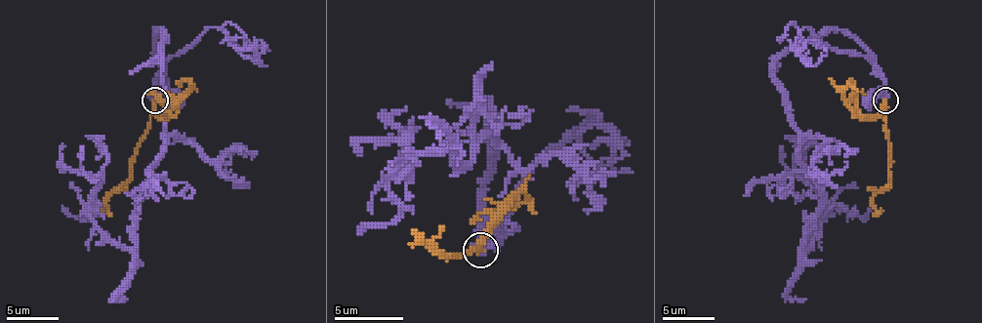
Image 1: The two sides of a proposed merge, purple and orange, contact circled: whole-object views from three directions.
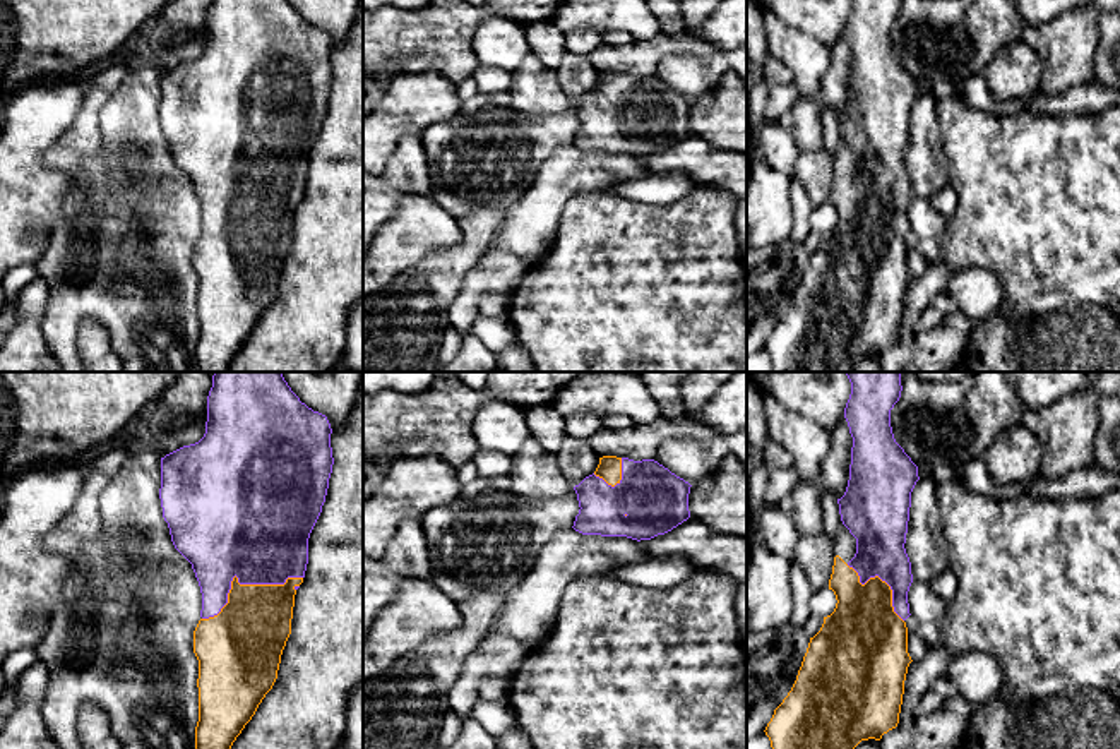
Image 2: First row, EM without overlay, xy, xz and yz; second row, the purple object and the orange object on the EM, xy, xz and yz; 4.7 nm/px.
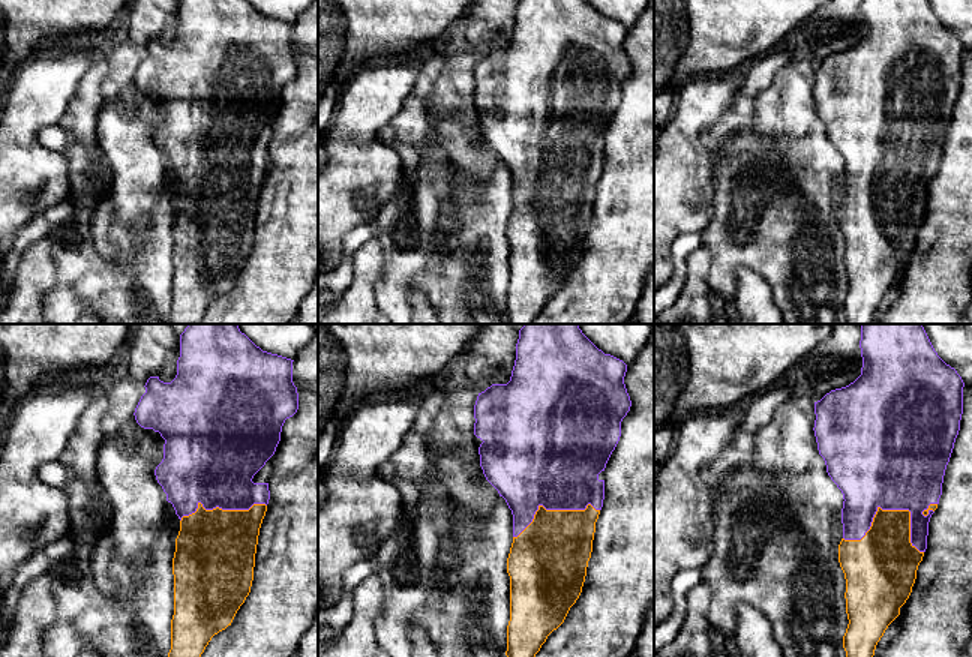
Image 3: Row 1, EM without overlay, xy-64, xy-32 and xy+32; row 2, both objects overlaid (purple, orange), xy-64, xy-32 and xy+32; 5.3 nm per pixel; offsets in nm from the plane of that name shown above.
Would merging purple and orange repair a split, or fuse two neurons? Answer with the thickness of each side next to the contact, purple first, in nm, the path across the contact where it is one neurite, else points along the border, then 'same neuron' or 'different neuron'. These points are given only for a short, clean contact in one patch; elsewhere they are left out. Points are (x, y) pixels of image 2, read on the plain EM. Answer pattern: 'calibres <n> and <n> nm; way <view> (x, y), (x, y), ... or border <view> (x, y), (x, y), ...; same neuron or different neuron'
calibres 460 and 360 nm; same neuron

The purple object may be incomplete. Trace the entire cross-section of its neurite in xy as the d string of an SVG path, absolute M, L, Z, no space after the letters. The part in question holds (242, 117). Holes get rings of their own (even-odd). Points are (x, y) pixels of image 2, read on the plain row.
M212 0L207 12L207 38L204 53L161 74L159 115L175 165L192 180L202 209L200 237L194 247L194 269L199 276L199 338L195 343L197 372L228 372L233 358L255 331L265 310L272 305L281 271L291 250L295 211L303 199L308 180L308 154L322 129L332 89L331 39L325 31L313 27L288 0Z

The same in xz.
M603 72L596 87L574 103L579 130L574 146L582 151L627 153L651 156L664 151L690 134L690 99L671 89L654 75Z

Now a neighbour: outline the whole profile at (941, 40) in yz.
M901 0L901 14L891 26L896 58L911 77L950 81L959 84L985 72L993 55L1021 39L1026 27L1022 15L1009 0Z

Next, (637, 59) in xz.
M659 33L649 41L632 41L622 46L599 46L589 55L593 67L603 72L629 74L634 77L654 75L659 60L673 53L712 55L719 51L709 41L683 33L678 38Z

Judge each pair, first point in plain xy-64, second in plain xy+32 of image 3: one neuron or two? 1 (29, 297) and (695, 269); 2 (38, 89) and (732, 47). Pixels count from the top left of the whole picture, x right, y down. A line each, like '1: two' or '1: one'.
1: one
2: two

